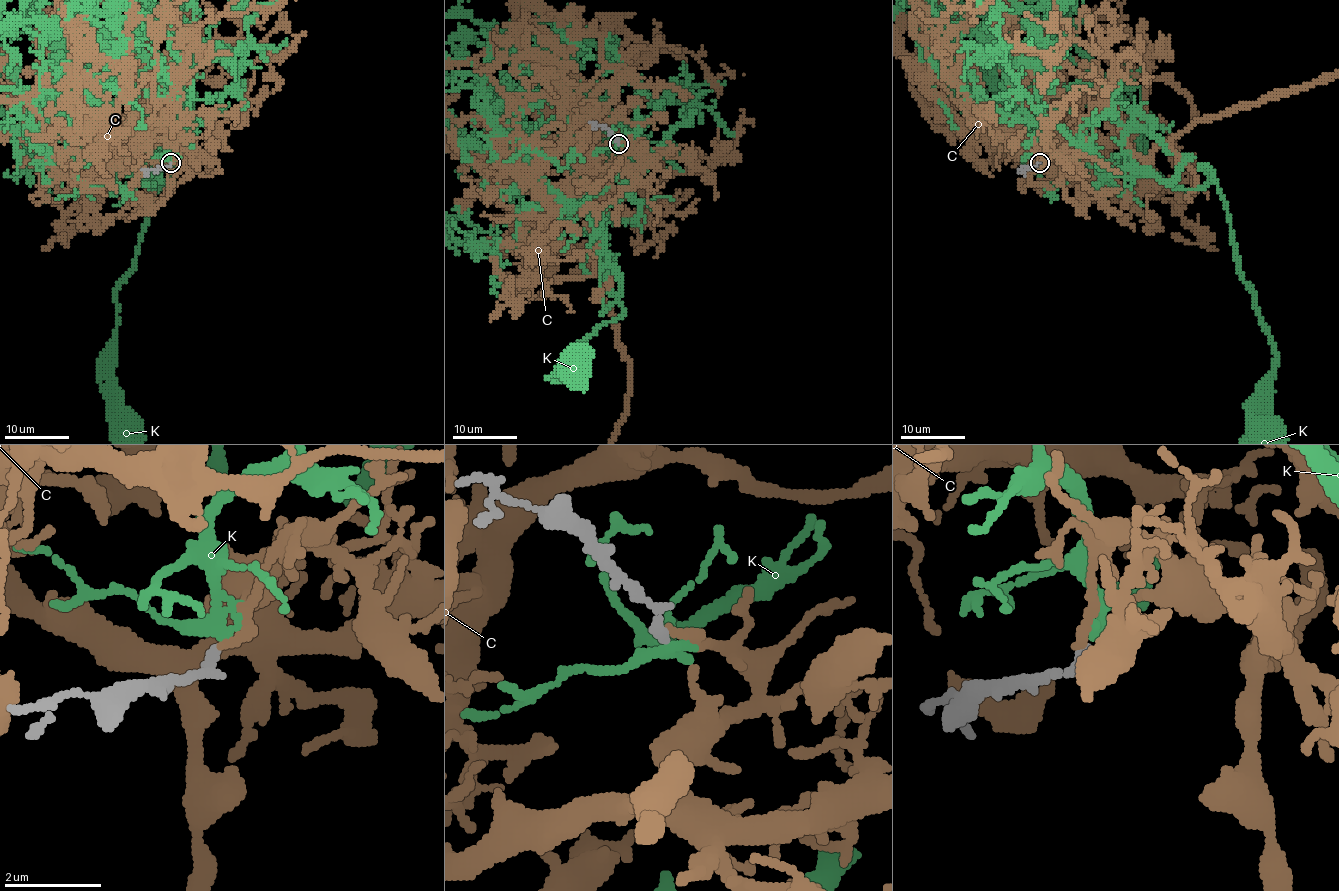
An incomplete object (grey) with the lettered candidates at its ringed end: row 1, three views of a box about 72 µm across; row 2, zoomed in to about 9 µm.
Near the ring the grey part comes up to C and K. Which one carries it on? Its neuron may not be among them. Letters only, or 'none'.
K

